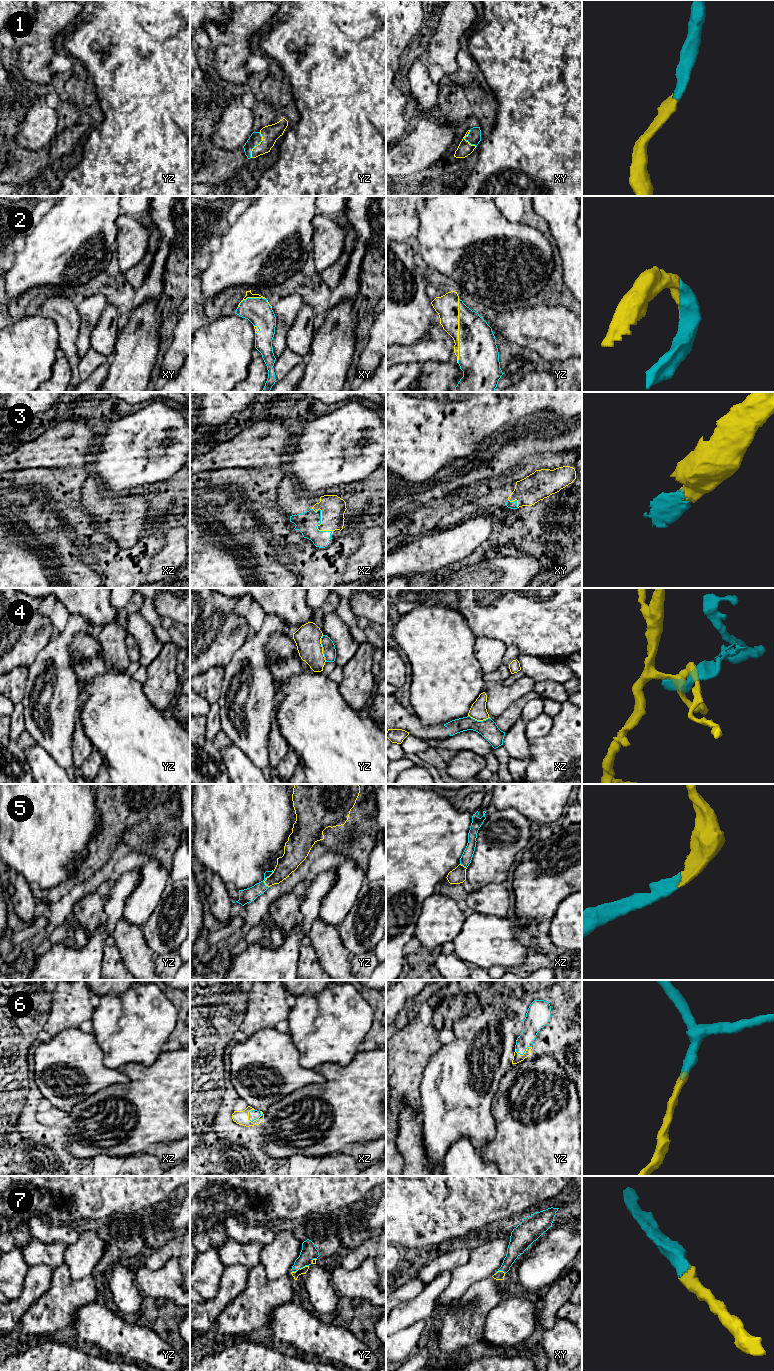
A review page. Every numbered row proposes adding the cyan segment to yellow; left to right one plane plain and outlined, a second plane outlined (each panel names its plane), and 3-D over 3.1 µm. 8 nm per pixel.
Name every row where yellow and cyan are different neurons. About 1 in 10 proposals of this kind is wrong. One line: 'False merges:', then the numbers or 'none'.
False merges: 4

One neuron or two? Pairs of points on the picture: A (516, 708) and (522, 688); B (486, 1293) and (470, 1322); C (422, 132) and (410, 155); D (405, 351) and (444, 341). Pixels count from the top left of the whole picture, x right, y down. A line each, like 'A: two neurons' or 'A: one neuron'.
A: two neurons
B: one neuron
C: one neuron
D: one neuron

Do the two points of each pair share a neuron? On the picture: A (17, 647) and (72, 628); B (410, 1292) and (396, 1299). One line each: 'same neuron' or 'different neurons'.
A: different neurons
B: same neuron

